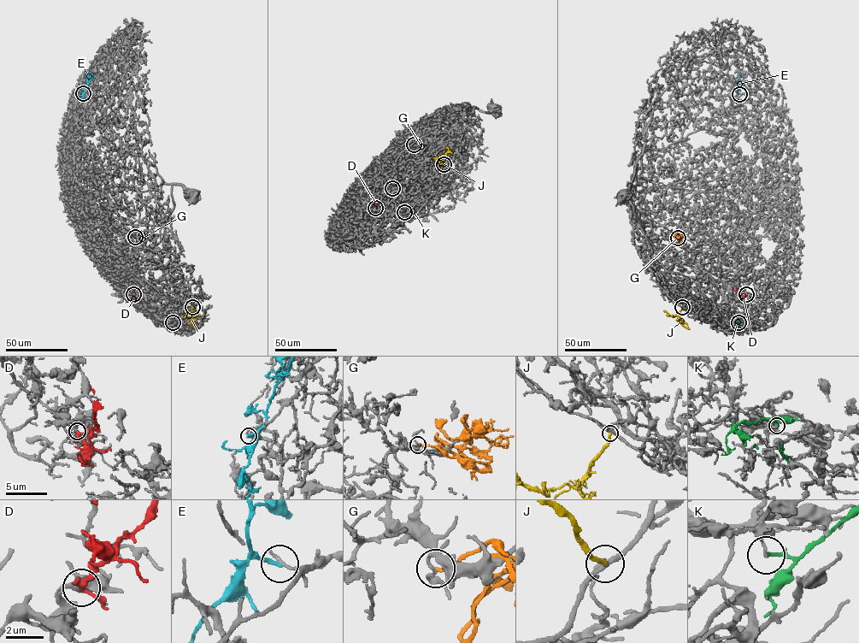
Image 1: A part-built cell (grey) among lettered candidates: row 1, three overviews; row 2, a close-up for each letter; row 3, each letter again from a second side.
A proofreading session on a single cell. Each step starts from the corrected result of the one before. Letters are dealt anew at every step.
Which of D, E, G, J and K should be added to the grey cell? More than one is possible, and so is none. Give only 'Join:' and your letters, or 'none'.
Join: D

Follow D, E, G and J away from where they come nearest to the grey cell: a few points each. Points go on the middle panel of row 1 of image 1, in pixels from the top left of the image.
D: (375, 208), (382, 197)
E: (392, 188), (401, 185), (401, 193), (404, 192)
G: (414, 144), (420, 144), (426, 150)
J: (444, 164), (438, 159), (437, 165), (440, 173)

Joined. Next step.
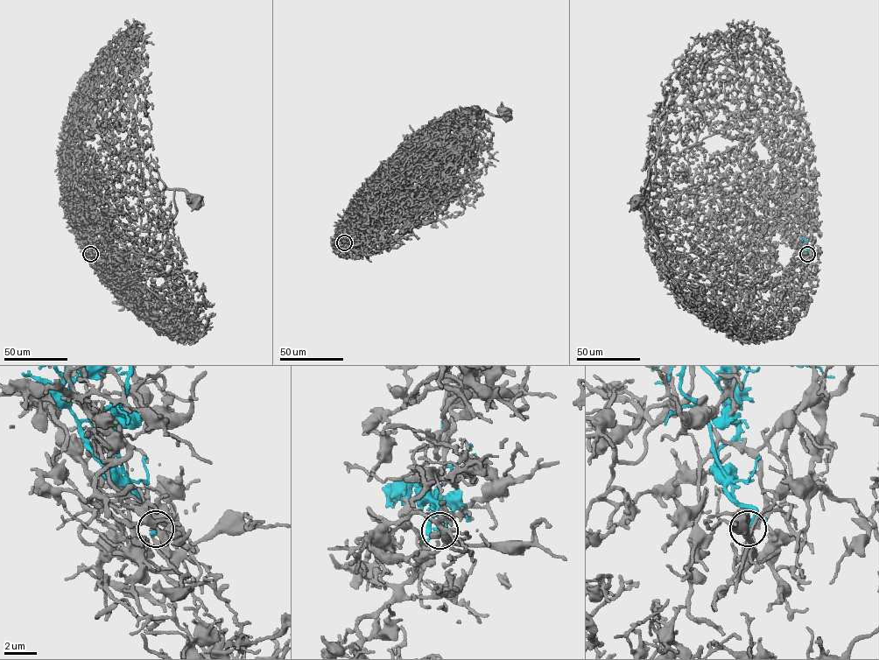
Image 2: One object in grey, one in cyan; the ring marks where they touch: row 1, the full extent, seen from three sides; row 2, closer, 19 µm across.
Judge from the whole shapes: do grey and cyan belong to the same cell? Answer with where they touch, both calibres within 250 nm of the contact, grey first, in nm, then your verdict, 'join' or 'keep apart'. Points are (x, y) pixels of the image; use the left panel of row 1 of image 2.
at (90, 254); 180 nm thick on the grey side, 300 nm on the other; keep apart

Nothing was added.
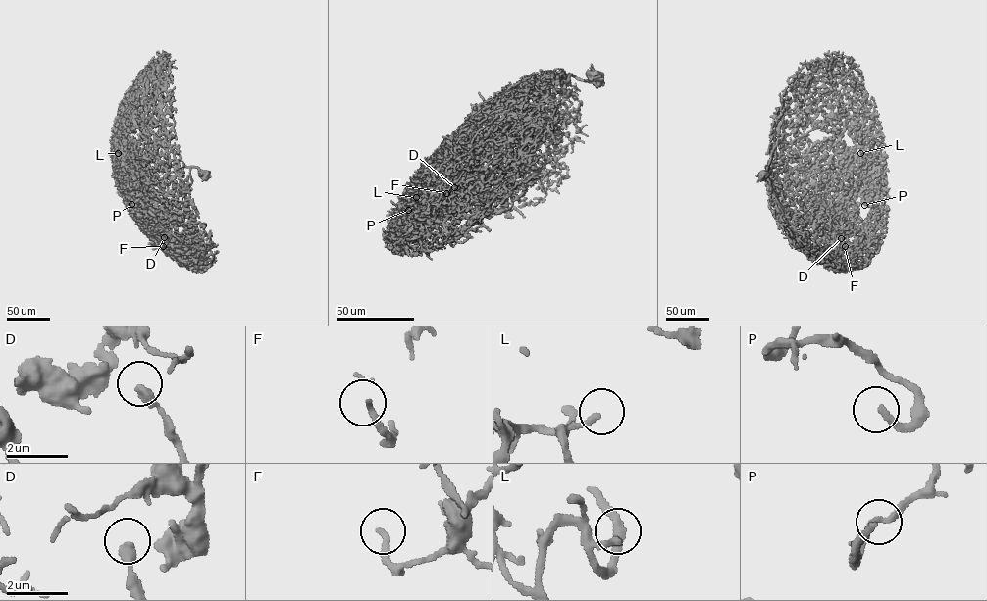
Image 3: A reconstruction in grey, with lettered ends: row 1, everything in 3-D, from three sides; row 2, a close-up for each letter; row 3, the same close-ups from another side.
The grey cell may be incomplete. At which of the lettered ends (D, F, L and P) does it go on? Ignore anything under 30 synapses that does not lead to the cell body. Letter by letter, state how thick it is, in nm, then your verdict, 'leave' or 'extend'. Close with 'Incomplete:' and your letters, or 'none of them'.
D: 240 nm | leave
F: 190 nm | leave
L: 190 nm | extend
P: 200 nm | extend
Incomplete: L, P

